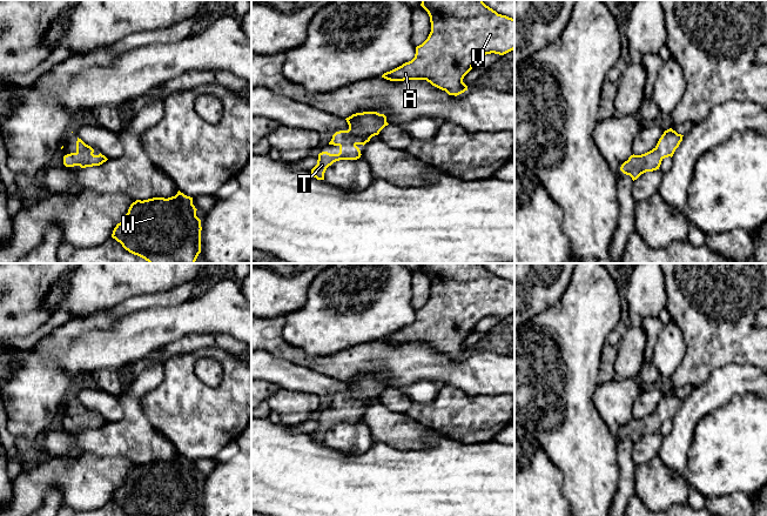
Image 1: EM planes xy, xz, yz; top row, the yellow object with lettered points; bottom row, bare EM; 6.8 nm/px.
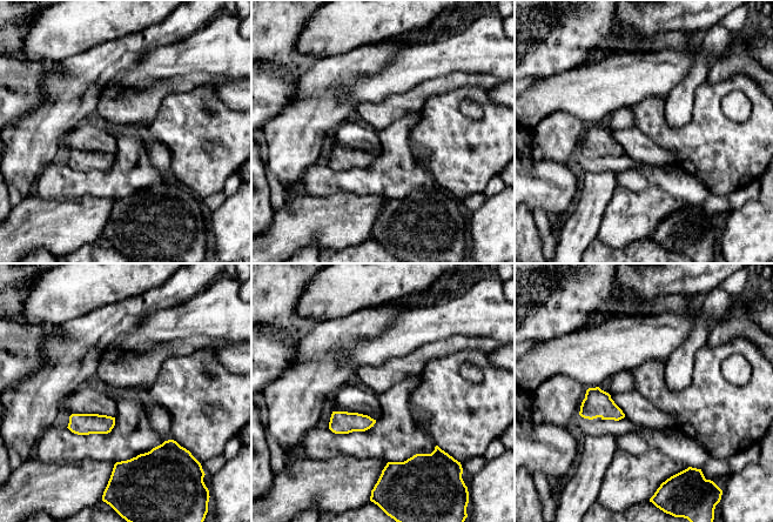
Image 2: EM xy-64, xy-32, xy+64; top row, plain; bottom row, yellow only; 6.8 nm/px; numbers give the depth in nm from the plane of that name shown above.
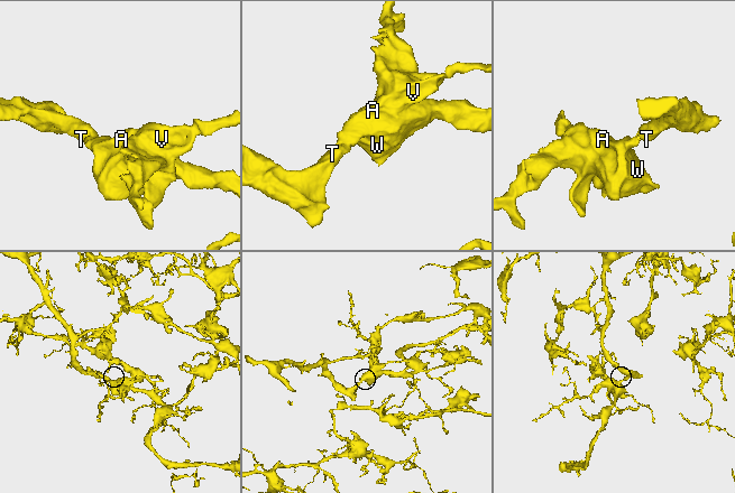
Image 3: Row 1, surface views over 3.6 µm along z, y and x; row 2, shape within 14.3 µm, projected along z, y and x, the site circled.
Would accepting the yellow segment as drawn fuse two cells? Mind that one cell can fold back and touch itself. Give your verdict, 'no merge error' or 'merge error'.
no merge error

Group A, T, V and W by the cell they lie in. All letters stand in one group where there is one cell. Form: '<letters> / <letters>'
A T V W

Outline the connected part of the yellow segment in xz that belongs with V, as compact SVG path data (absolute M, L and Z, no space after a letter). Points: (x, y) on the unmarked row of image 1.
M422 263L420 269L430 280L428 302L416 310L411 324L384 336L382 341L390 344L426 343L457 360L467 354L463 342L479 321L491 316L504 319L514 313L514 282L498 277L483 263Z

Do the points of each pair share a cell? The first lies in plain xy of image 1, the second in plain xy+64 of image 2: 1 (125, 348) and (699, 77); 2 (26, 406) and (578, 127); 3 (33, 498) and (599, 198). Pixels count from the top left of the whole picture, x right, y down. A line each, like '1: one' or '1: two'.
1: two
2: one
3: two

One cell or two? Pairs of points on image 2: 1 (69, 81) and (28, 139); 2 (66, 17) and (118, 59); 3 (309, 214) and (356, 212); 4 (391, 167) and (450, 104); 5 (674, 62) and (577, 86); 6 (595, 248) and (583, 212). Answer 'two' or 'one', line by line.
1: one
2: two
3: one
4: two
5: one
6: two

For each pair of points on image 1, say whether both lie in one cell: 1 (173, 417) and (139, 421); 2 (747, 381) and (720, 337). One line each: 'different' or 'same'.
1: different
2: different

